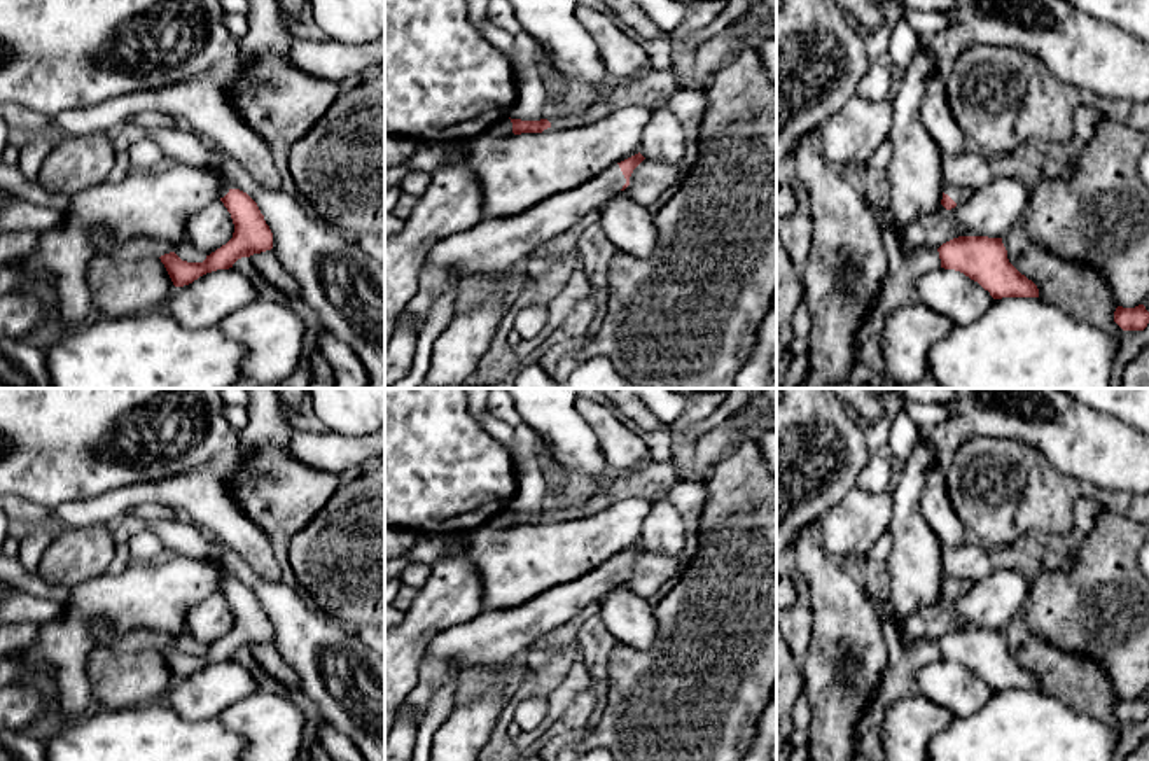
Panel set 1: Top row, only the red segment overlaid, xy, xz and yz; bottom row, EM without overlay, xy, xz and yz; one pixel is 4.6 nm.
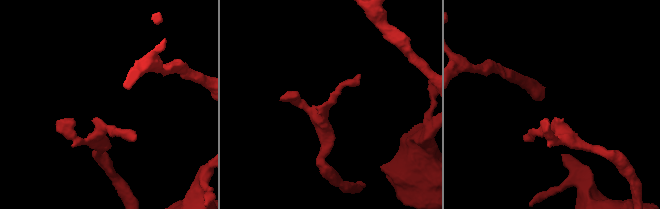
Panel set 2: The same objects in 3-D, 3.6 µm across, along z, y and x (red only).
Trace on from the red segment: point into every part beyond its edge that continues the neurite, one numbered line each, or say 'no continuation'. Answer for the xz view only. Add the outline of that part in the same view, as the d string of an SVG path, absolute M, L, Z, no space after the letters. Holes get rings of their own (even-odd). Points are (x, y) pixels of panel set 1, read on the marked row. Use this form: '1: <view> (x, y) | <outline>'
1: xz (494, 247) | M619 164L609 166L589 182L546 198L530 210L507 219L483 220L432 245L421 268L453 269L465 275L516 275L539 247L579 222L602 201L621 191L626 178Z

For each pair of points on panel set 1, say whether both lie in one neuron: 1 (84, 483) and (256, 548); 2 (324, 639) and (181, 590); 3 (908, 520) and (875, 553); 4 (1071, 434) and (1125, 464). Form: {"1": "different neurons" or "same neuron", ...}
{"1": "different neurons", "2": "different neurons", "3": "different neurons", "4": "same neuron"}

